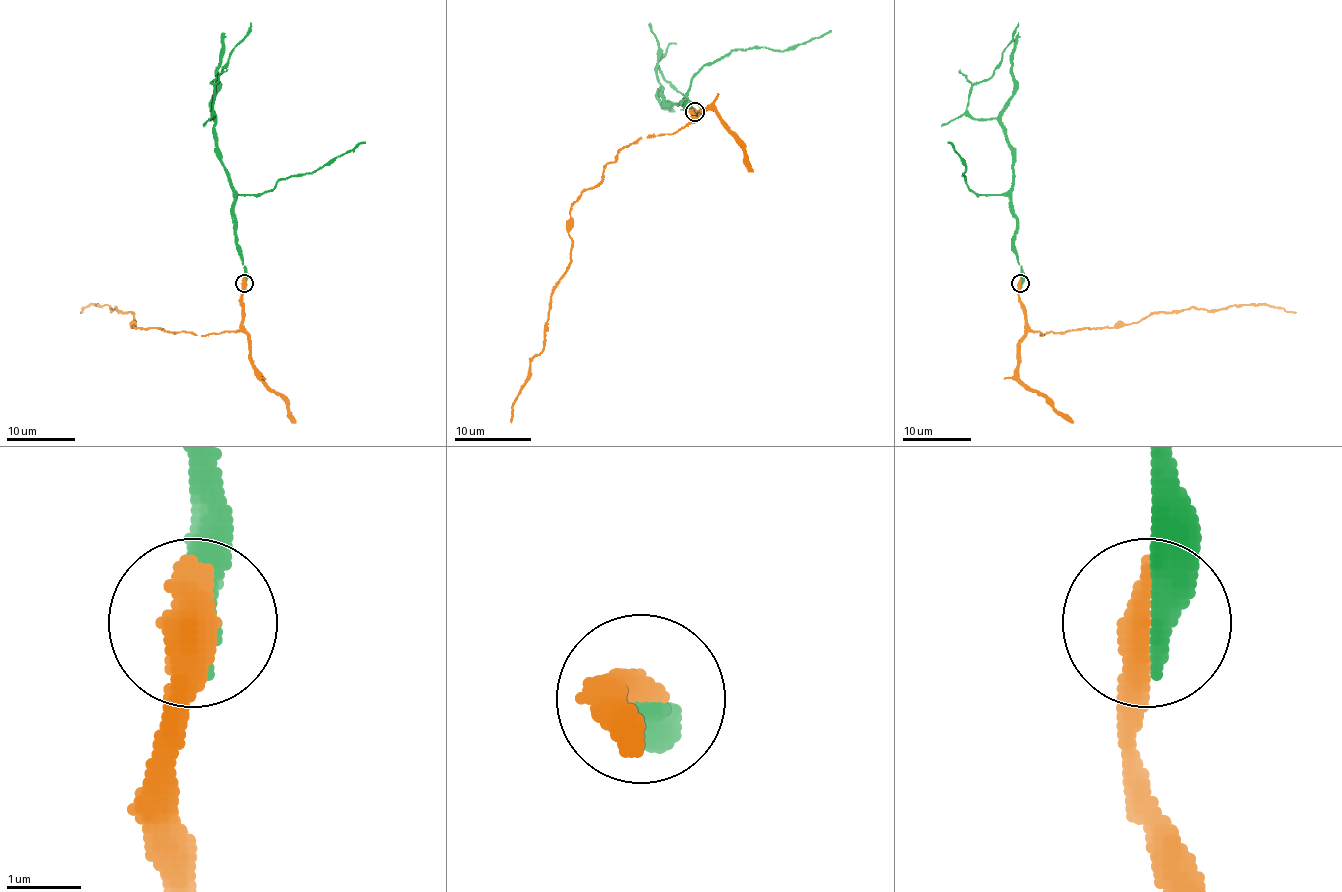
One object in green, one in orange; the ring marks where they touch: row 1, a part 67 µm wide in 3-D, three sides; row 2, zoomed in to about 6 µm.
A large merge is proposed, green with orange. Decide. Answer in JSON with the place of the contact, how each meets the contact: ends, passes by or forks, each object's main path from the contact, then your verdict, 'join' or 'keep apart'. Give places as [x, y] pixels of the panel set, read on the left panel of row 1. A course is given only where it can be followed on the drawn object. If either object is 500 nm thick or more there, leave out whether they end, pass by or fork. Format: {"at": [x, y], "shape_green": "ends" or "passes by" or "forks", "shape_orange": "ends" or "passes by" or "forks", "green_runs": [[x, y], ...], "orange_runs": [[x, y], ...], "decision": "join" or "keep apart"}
{"at": [244, 283], "green_runs": [[244, 284], [245, 265], [237, 243], [233, 186], [221, 160], [211, 119], [214, 90], [211, 85], [250, 23]], "orange_runs": [[244, 284], [238, 330], [194, 335], [134, 327], [132, 313], [120, 313], [106, 304], [89, 304], [80, 313]], "decision": "join"}

